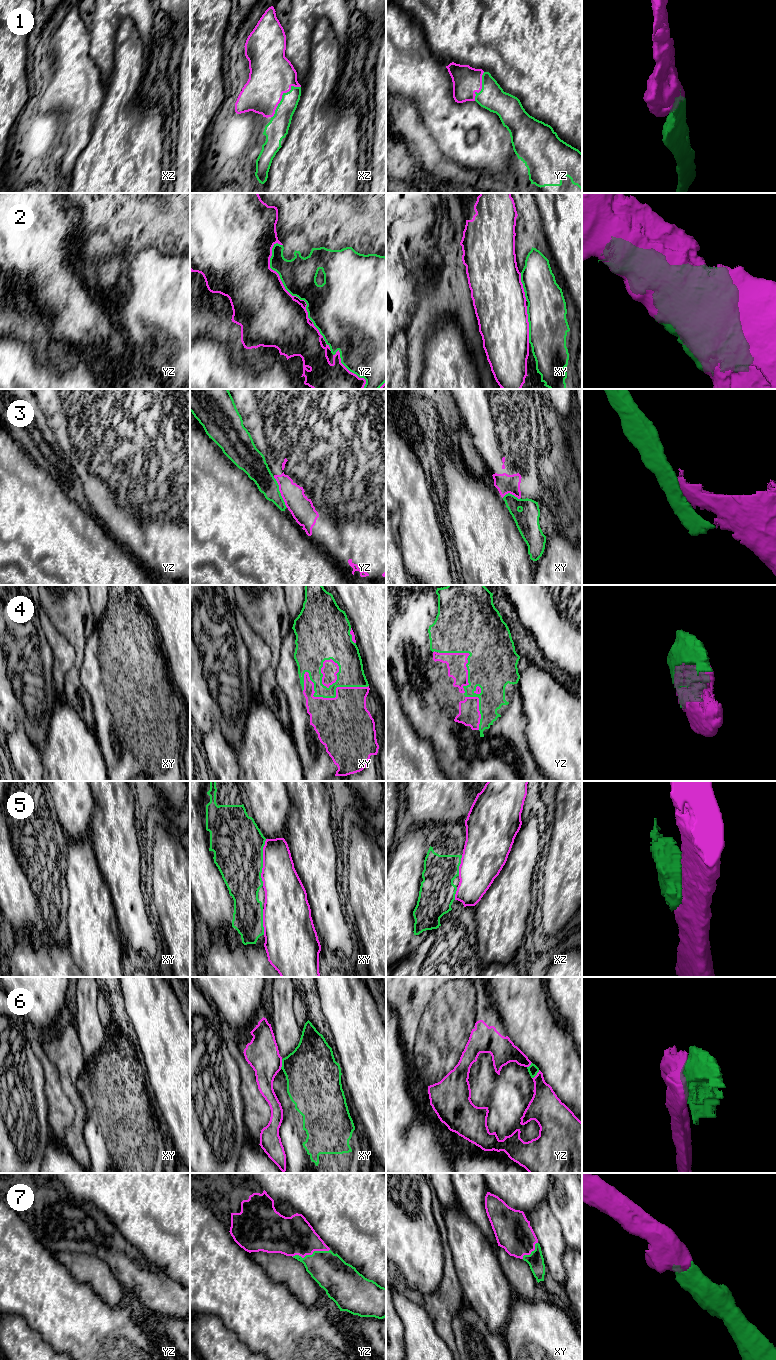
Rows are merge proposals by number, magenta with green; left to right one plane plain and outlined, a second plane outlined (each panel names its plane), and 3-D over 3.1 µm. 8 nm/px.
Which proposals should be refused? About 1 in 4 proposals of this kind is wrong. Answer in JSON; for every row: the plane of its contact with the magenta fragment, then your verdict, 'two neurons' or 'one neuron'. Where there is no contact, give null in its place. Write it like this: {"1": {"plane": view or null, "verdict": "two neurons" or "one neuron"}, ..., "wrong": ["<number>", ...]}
{"1": {"plane": "xz", "verdict": "one neuron"}, "2": {"plane": "yz", "verdict": "two neurons"}, "3": {"plane": "yz", "verdict": "two neurons"}, "4": {"plane": "xy", "verdict": "one neuron"}, "5": {"plane": "xy", "verdict": "two neurons"}, "6": {"plane": "xy", "verdict": "two neurons"}, "7": {"plane": "yz", "verdict": "one neuron"}, "wrong": ["2", "3", "5", "6"]}

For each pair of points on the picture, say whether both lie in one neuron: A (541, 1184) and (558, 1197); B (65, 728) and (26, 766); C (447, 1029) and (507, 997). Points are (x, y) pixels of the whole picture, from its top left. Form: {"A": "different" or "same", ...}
{"A": "different", "B": "different", "C": "different"}

